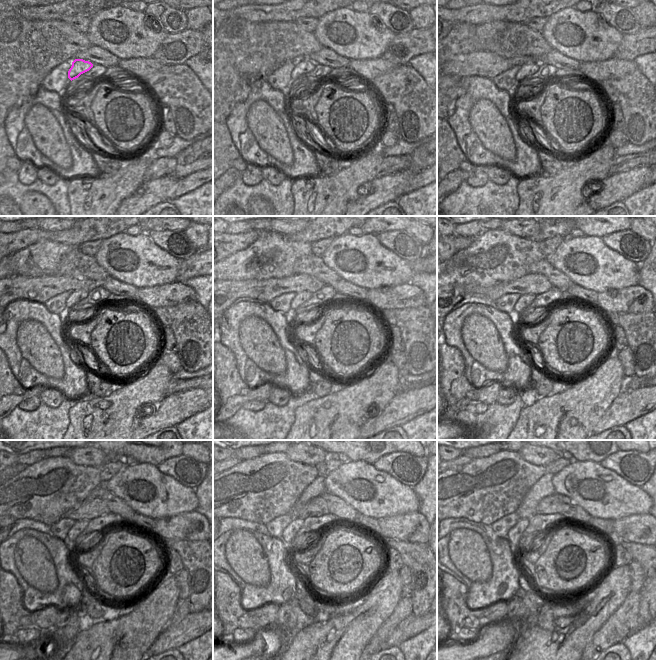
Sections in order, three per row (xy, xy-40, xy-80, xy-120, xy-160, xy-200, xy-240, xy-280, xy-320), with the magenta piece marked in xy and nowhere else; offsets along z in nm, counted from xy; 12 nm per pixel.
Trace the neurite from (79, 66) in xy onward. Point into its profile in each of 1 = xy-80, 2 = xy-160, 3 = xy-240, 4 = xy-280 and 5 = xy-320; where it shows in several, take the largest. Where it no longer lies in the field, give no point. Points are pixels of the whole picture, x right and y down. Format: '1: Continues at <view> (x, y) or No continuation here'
1: Continues at xy-80 (526, 70)
2: Continues at xy-160 (296, 303)
3: Continues at xy-240 (76, 530)
4: Continues at xy-280 (288, 537)
5: Continues at xy-320 (515, 533).

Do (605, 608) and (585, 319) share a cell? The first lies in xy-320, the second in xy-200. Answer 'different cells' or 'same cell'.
different cells

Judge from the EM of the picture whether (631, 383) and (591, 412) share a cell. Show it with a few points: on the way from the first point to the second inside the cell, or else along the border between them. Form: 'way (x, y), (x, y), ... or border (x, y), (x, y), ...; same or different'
border (625, 378), (626, 389); different

